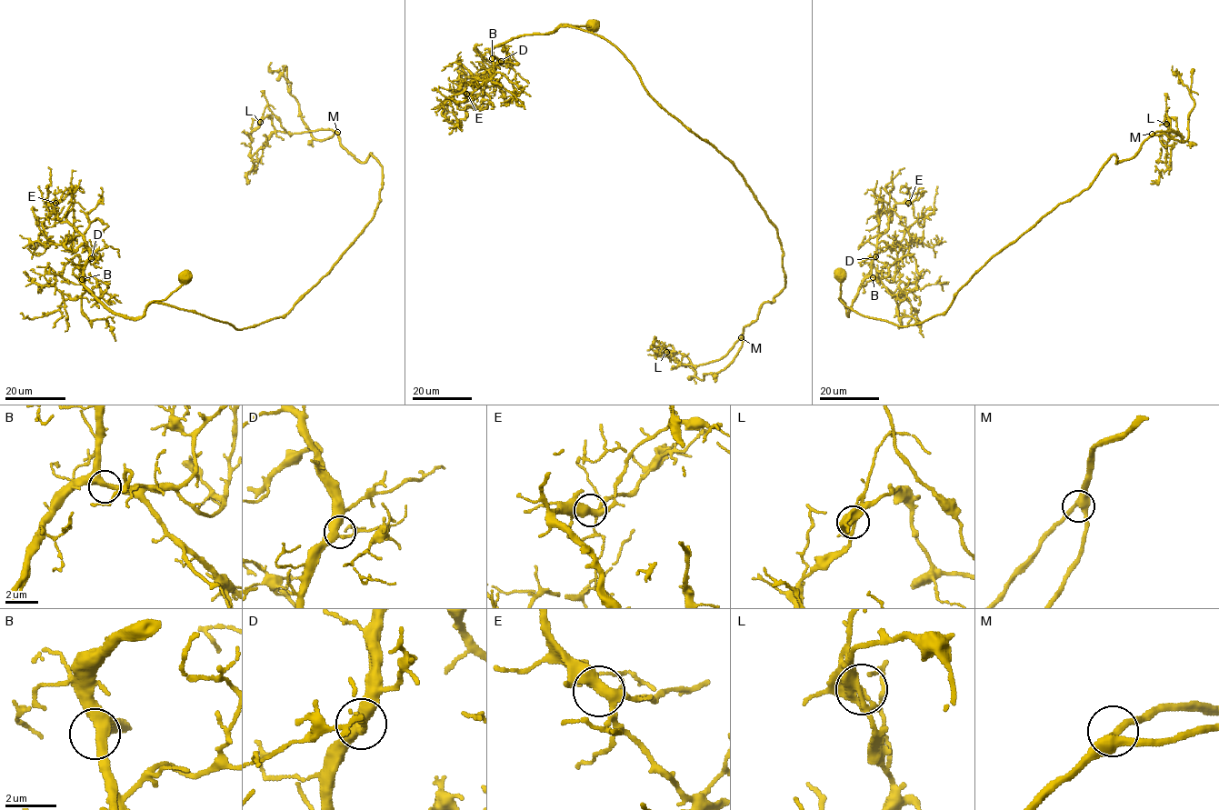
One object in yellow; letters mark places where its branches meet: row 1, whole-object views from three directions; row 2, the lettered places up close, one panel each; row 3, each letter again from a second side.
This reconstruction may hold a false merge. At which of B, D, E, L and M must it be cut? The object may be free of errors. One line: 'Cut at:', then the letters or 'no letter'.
Cut at: no letter

